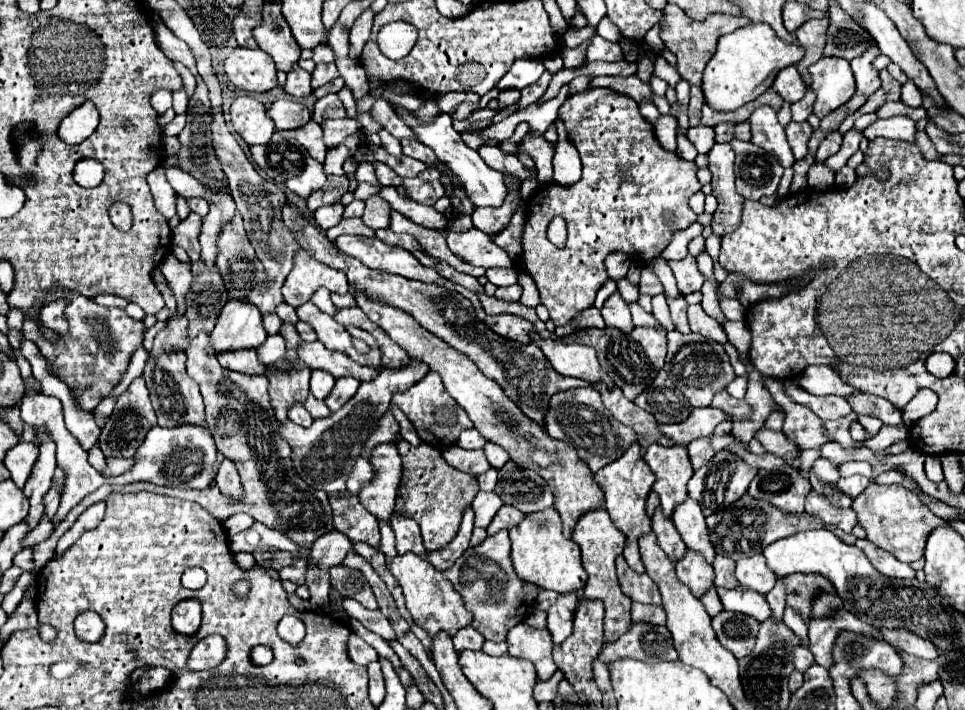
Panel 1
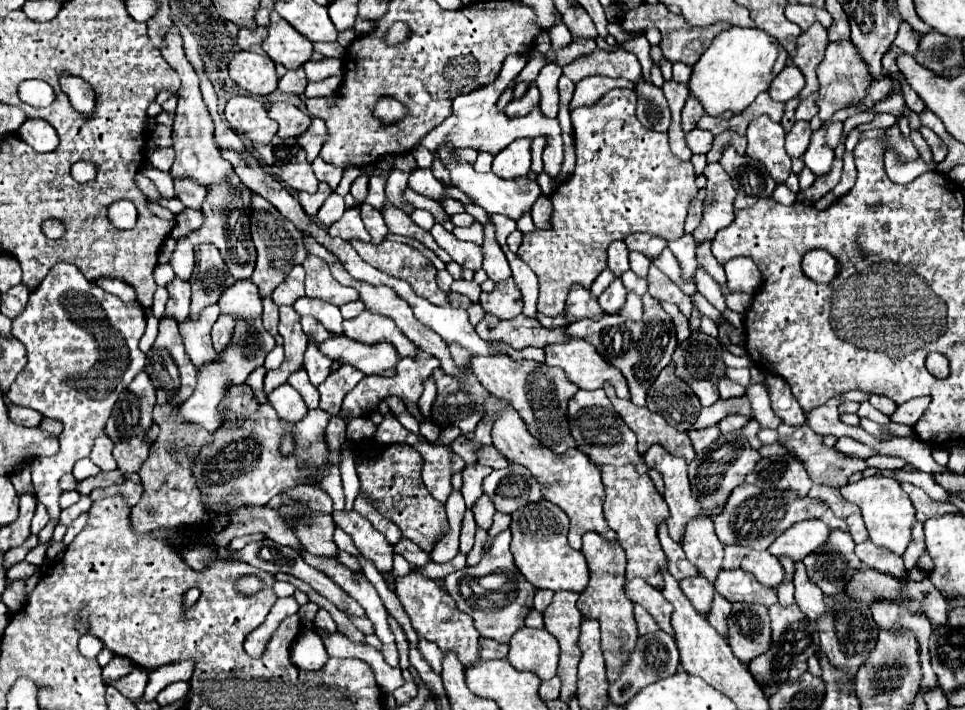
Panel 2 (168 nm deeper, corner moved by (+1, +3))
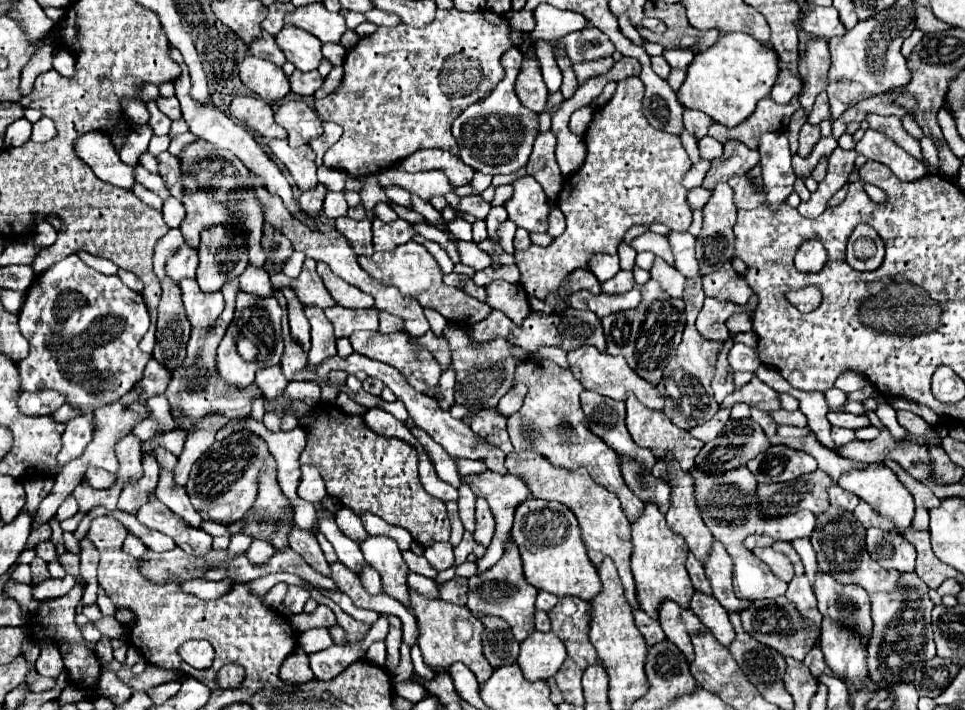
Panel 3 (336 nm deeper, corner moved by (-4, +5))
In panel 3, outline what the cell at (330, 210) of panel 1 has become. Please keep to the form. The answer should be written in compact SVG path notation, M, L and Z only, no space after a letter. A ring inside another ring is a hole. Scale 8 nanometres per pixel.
M329 192L325 196L325 204L323 204L323 212L327 218L339 218L339 216L347 216L347 202L345 202L345 194L343 192Z

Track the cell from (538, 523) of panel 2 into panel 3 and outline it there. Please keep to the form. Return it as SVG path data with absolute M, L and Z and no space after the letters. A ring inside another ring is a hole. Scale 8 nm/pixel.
M529 498L515 510L511 534L521 552L525 578L537 590L545 590L555 596L577 596L587 602L603 590L597 568L589 562L587 548L583 546L577 518L567 506Z

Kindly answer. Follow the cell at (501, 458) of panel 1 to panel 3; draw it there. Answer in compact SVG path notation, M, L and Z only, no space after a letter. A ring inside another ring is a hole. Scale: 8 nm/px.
M353 352L353 354L347 356L347 358L339 358L339 356L327 358L327 362L323 362L323 366L315 366L315 370L317 370L319 376L329 374L331 370L343 370L343 372L347 372L347 374L355 374L355 372L363 370L367 376L379 378L387 388L393 390L393 394L397 396L397 400L401 400L401 402L405 404L405 408L407 408L409 416L415 420L415 424L417 424L421 430L425 430L435 442L439 442L451 456L469 458L469 460L481 460L481 462L485 462L487 468L493 470L493 472L499 472L499 474L505 474L505 472L507 472L505 466L503 466L505 454L503 454L497 446L491 446L489 442L483 442L483 438L475 436L475 432L473 432L463 420L455 420L455 418L451 416L449 410L443 410L443 408L439 406L439 402L437 402L435 398L425 396L425 394L417 392L413 386L409 386L409 382L403 378L403 374L401 374L399 370L395 370L393 366L387 366L387 364L383 364L383 362L371 360L371 358L365 358L363 354L355 354L355 352Z

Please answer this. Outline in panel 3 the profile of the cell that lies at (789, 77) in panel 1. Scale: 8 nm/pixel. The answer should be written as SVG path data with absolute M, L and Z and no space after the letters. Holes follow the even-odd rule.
M783 68L777 76L777 82L771 90L771 98L779 104L787 104L793 96L797 96L803 88L803 82L799 76L793 76L787 68Z

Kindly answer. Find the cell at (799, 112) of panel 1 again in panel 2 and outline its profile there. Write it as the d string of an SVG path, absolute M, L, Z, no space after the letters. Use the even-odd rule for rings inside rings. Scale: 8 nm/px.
M812 92L808 98L802 98L796 108L796 120L810 120L818 112L818 92Z

